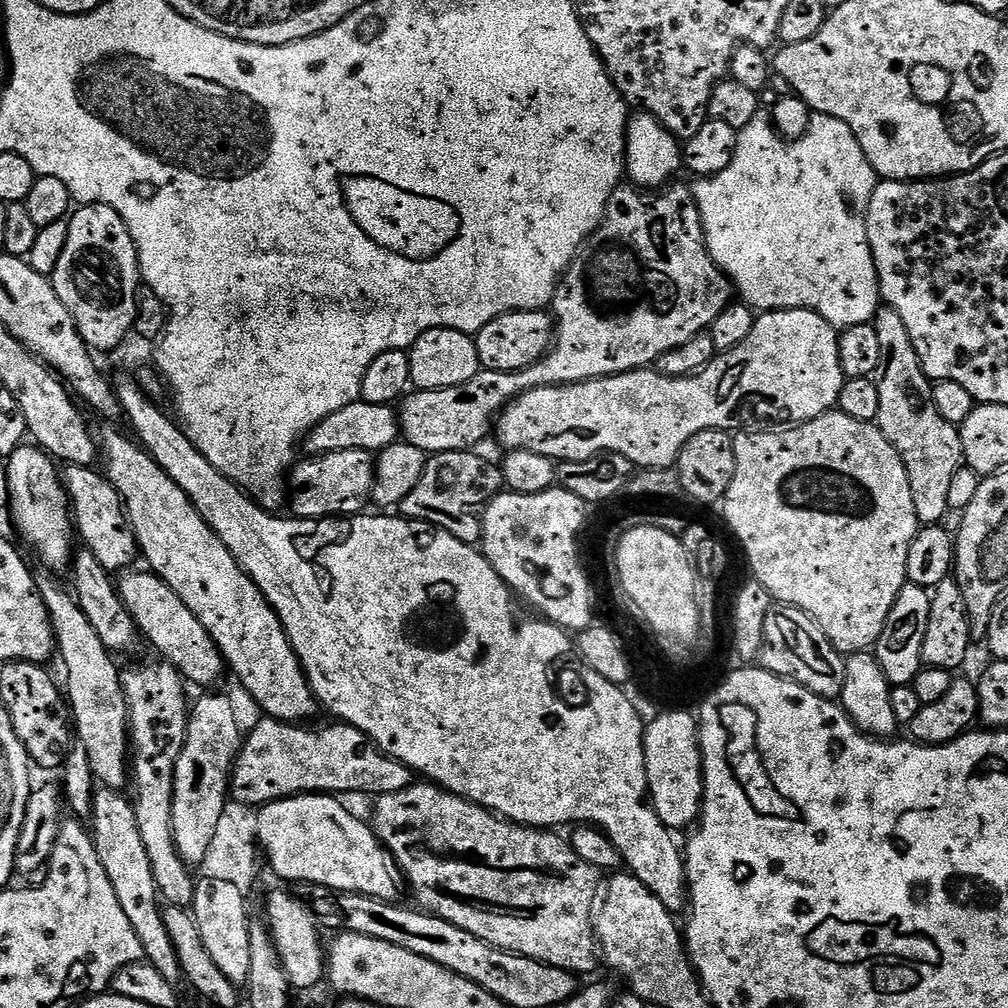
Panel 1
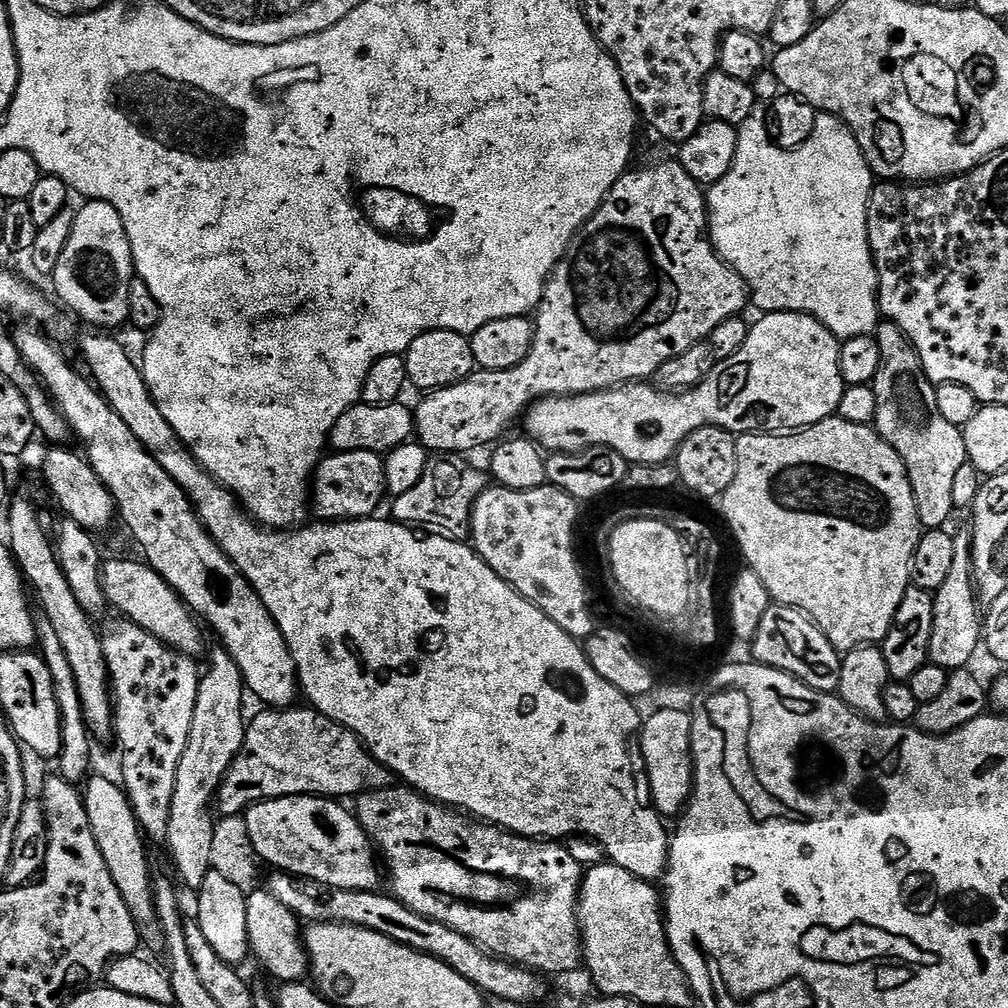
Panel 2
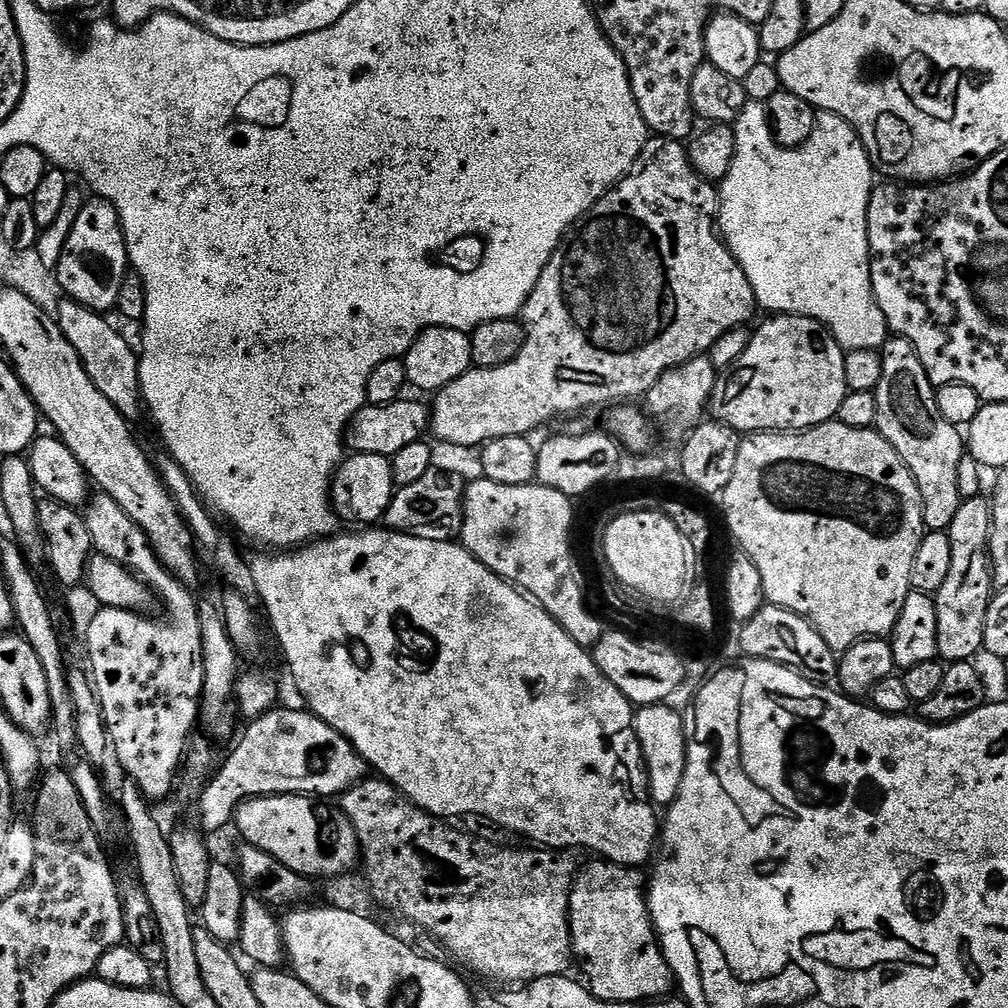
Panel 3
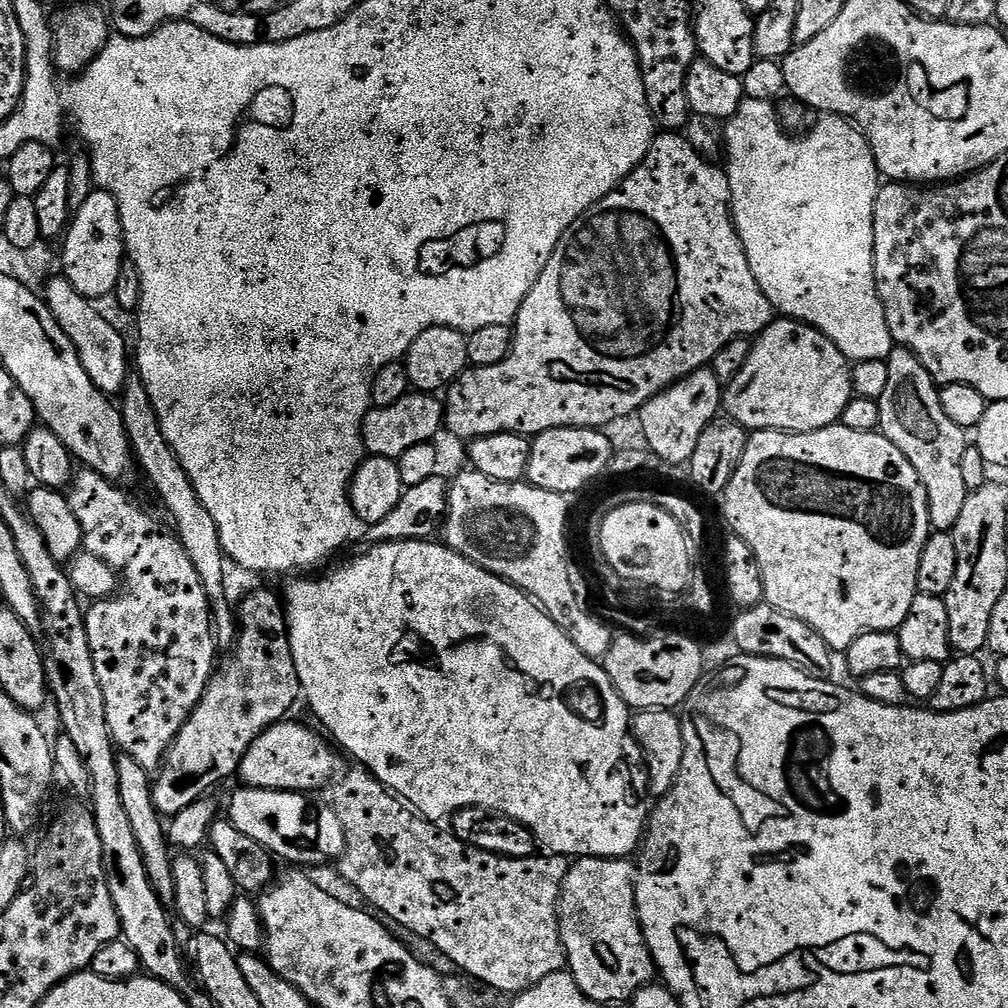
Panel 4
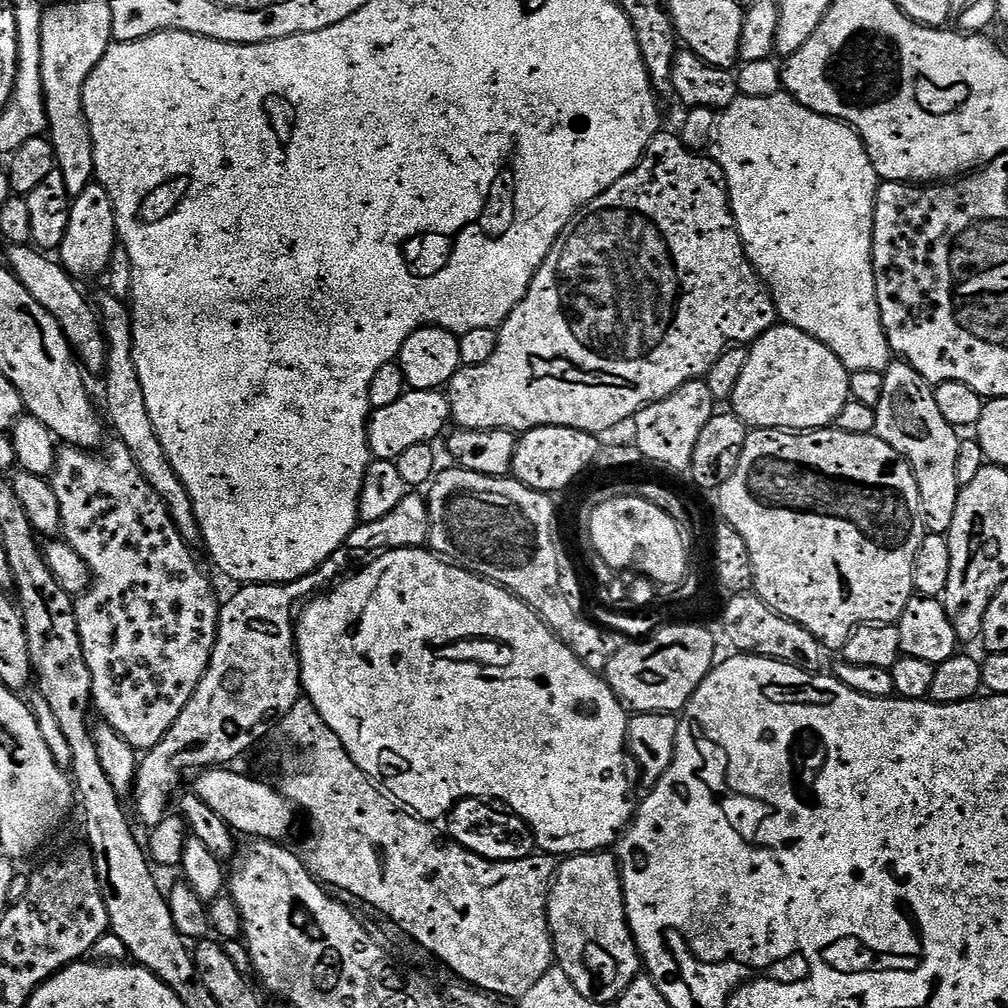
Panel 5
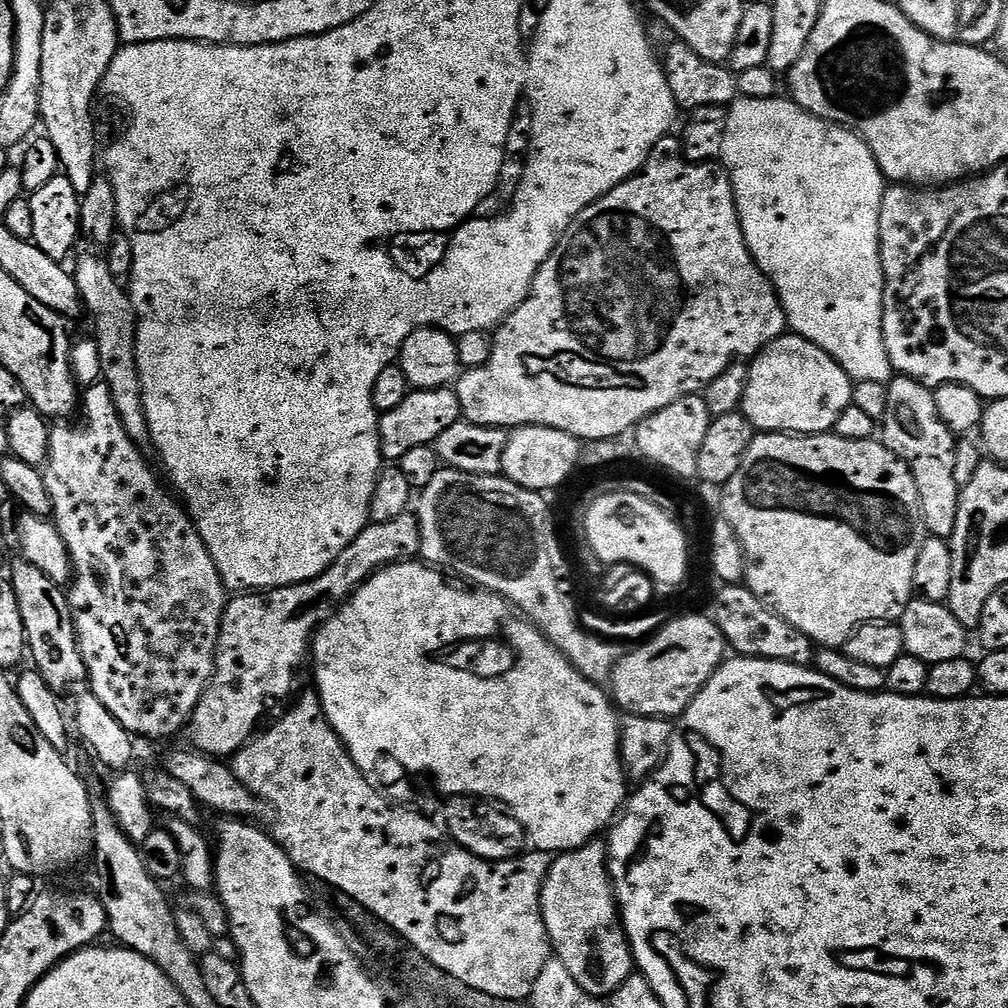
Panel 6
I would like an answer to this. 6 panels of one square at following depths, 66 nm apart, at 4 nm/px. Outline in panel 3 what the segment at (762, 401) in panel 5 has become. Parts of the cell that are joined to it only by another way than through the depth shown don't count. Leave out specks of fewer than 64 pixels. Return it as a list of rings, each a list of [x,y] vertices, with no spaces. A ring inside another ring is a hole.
[[[773,315],[760,329],[752,332],[752,341],[742,358],[717,379],[710,401],[711,419],[719,420],[741,434],[803,432],[806,428],[835,421],[838,406],[842,406],[842,398],[846,398],[849,391],[844,353],[845,349],[818,321],[805,316]]]

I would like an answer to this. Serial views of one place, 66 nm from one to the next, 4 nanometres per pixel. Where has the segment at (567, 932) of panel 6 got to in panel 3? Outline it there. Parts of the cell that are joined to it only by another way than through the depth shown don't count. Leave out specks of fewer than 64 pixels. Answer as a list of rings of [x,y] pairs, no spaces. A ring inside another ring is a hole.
[[[603,858],[593,859],[593,864],[588,864],[577,871],[572,881],[572,893],[568,899],[568,929],[572,935],[572,954],[574,957],[575,967],[580,967],[579,975],[582,977],[583,983],[586,985],[589,992],[593,992],[599,1000],[610,1002],[614,1006],[620,1004],[632,1004],[635,1000],[645,1000],[651,1002],[661,998],[668,998],[674,992],[674,977],[670,966],[666,962],[664,953],[660,950],[660,939],[656,936],[656,928],[652,924],[652,915],[648,912],[648,897],[645,892],[646,880],[642,875],[639,876],[637,869],[632,866],[625,866],[623,864],[614,864]]]

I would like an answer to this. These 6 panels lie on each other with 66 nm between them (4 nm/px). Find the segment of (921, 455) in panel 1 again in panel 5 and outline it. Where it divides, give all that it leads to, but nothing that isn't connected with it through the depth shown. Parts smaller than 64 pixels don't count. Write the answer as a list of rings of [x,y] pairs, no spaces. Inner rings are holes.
[[[893,362],[883,373],[882,398],[875,409],[875,435],[912,467],[918,482],[925,529],[932,534],[947,534],[954,522],[954,510],[958,510],[962,487],[958,482],[961,433],[942,418],[933,385],[924,380],[918,370],[903,362]]]

